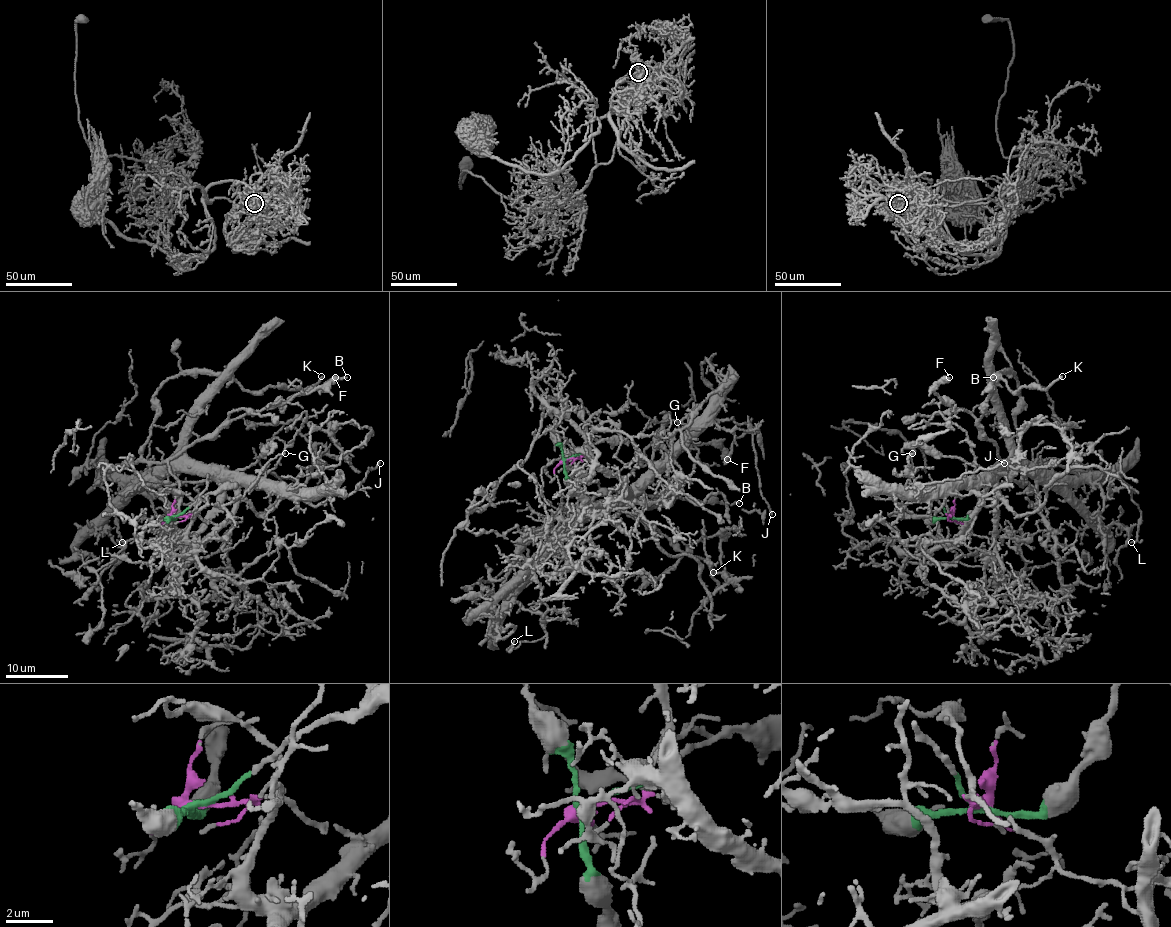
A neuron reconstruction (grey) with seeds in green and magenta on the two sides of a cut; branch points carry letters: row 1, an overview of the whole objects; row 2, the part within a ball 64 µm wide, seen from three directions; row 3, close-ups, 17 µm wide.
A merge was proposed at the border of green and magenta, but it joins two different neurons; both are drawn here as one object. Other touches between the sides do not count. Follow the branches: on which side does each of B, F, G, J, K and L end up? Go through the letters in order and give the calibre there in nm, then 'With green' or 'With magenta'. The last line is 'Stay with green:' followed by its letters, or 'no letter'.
B: Thickness 240 nm. With green
F: Thickness 460 nm. With green
G: Thickness 160 nm. With magenta
J: Thickness 200 nm. With magenta
K: Thickness 220 nm. With green
L: Thickness 110 nm. With magenta
Stay with green: B, F, K

